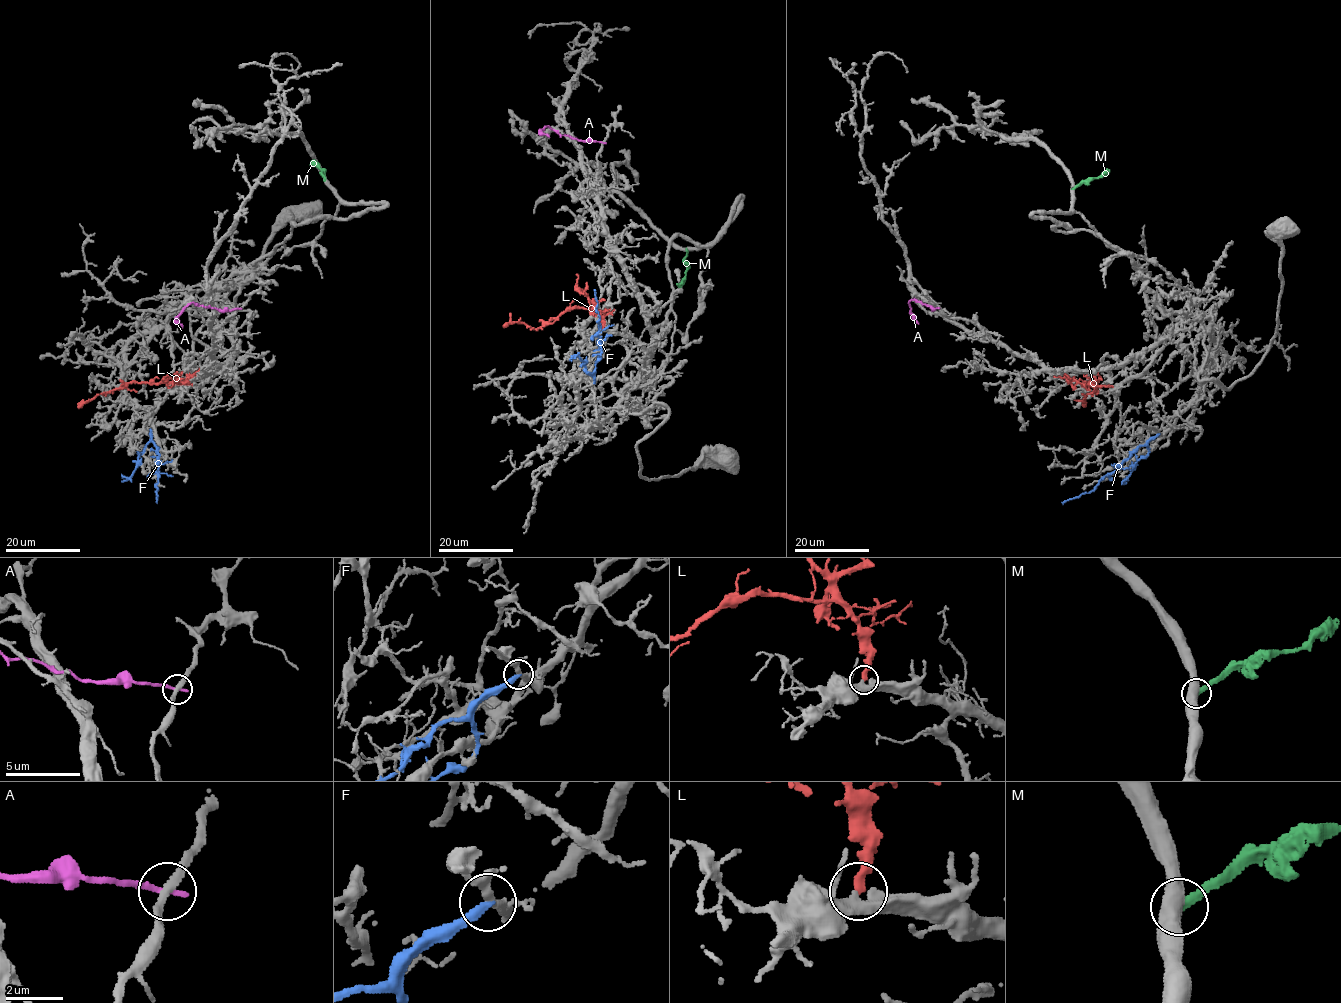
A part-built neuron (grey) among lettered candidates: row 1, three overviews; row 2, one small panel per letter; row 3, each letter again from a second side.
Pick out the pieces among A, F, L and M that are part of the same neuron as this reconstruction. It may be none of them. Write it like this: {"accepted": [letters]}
{"accepted": ["L"]}

